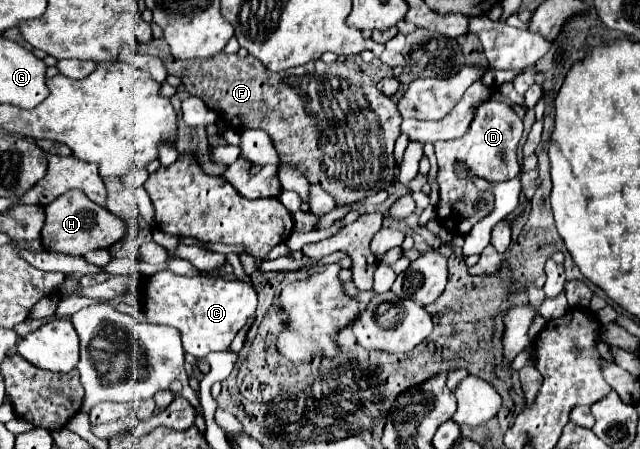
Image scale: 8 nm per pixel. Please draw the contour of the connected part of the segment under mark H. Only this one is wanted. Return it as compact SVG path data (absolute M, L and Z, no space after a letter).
M73 189L69 193L63 193L53 203L45 207L47 219L45 227L41 231L41 243L49 251L65 253L65 255L85 255L91 249L111 247L125 235L125 223L105 207L89 201L85 193Z

